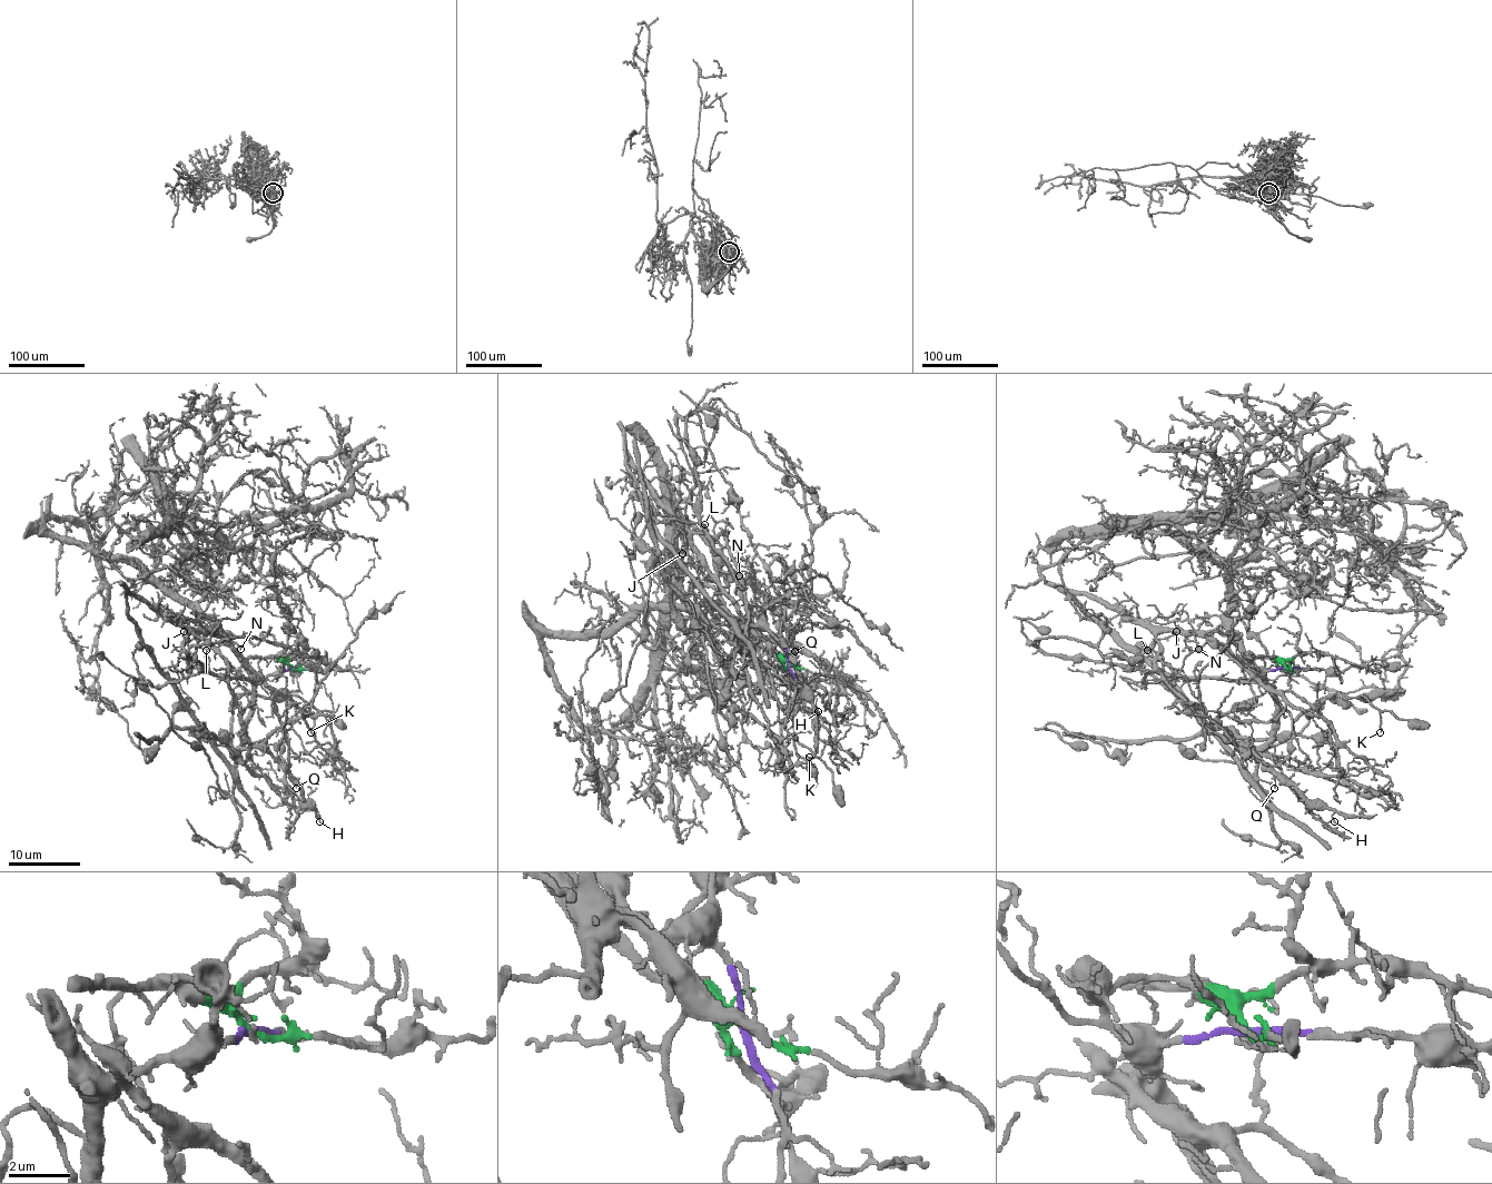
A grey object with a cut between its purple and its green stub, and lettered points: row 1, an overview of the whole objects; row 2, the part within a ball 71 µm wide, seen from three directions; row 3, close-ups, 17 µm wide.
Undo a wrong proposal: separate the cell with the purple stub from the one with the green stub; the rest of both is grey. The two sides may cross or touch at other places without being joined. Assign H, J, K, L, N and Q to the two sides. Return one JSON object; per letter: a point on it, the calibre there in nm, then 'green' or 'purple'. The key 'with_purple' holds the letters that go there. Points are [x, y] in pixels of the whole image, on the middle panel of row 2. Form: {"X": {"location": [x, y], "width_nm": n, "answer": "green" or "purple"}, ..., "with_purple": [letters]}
{"H": {"location": [818, 711], "width_nm": 120, "answer": "purple"}, "J": {"location": [682, 553], "width_nm": 60, "answer": "green"}, "K": {"location": [809, 757], "width_nm": 150, "answer": "purple"}, "L": {"location": [704, 524], "width_nm": 130, "answer": "purple"}, "N": {"location": [739, 575], "width_nm": 120, "answer": "green"}, "Q": {"location": [794, 651], "width_nm": 100, "answer": "purple"}, "with_purple": ["H", "K", "L", "Q"]}

